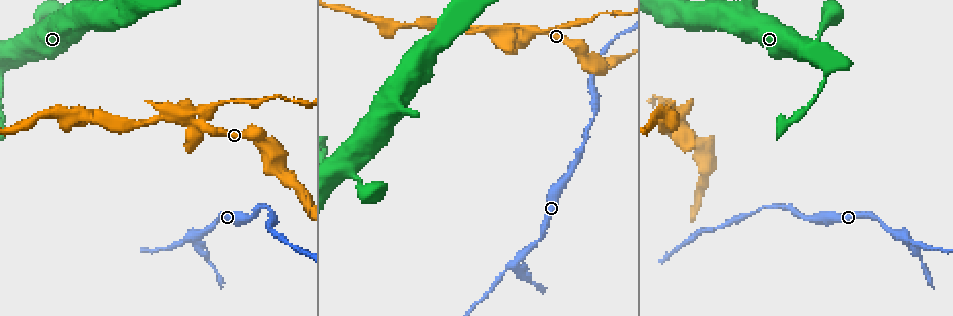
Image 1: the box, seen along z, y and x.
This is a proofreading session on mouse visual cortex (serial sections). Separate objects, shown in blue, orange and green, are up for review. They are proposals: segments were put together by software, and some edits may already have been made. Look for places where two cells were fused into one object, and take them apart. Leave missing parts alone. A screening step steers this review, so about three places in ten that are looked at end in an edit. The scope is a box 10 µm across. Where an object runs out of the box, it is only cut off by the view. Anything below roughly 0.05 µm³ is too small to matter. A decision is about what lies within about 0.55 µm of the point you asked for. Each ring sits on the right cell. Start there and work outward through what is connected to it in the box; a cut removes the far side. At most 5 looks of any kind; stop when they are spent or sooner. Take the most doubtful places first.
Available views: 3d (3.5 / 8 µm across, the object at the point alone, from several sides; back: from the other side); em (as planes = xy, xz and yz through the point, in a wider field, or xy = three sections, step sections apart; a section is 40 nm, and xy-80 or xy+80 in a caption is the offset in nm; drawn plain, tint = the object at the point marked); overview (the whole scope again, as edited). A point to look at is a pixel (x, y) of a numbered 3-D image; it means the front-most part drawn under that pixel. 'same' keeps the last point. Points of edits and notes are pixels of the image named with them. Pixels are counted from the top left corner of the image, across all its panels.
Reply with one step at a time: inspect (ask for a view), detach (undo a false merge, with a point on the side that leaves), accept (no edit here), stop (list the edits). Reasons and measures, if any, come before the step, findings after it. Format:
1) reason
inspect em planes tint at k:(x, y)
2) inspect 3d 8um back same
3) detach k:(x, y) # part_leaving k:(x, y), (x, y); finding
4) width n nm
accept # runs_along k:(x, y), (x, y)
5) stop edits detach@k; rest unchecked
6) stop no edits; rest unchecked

abrupt turn
inspect em xy step 5 tint at 1:(519, 36)

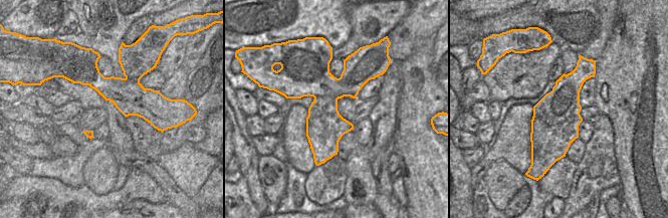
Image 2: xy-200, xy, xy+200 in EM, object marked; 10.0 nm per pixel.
inspect 3d 3.5um same

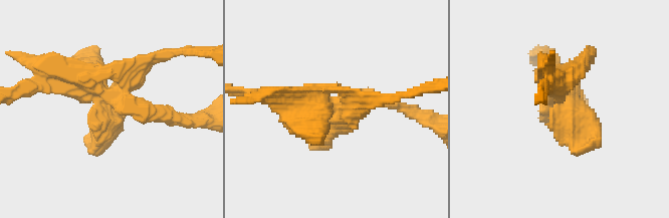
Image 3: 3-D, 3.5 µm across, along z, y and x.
detach 3:(570, 137) # two cells meet here

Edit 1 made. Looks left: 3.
sharp bend
inspect 3d 8um at 1:(190, 234)

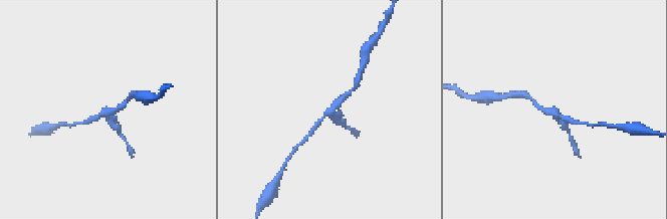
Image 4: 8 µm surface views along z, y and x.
closer look
inspect 3d 3.5um back same

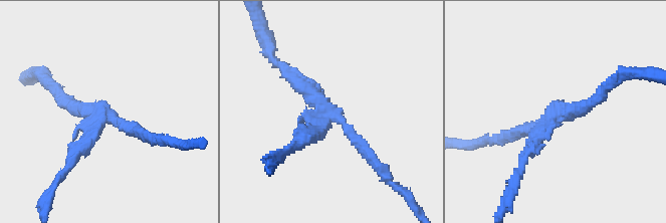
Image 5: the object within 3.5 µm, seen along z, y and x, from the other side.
inspect em planes tint at 5:(556, 110)

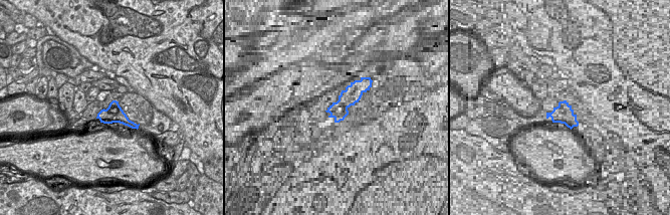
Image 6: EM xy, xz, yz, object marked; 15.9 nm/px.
width 280 nm
detach 5:(534, 141) # part_leaving 5:(549, 115), (521, 158), (511, 189); two cells meet here

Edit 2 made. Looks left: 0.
stop edits detach@3, detach@5; rest unchecked

